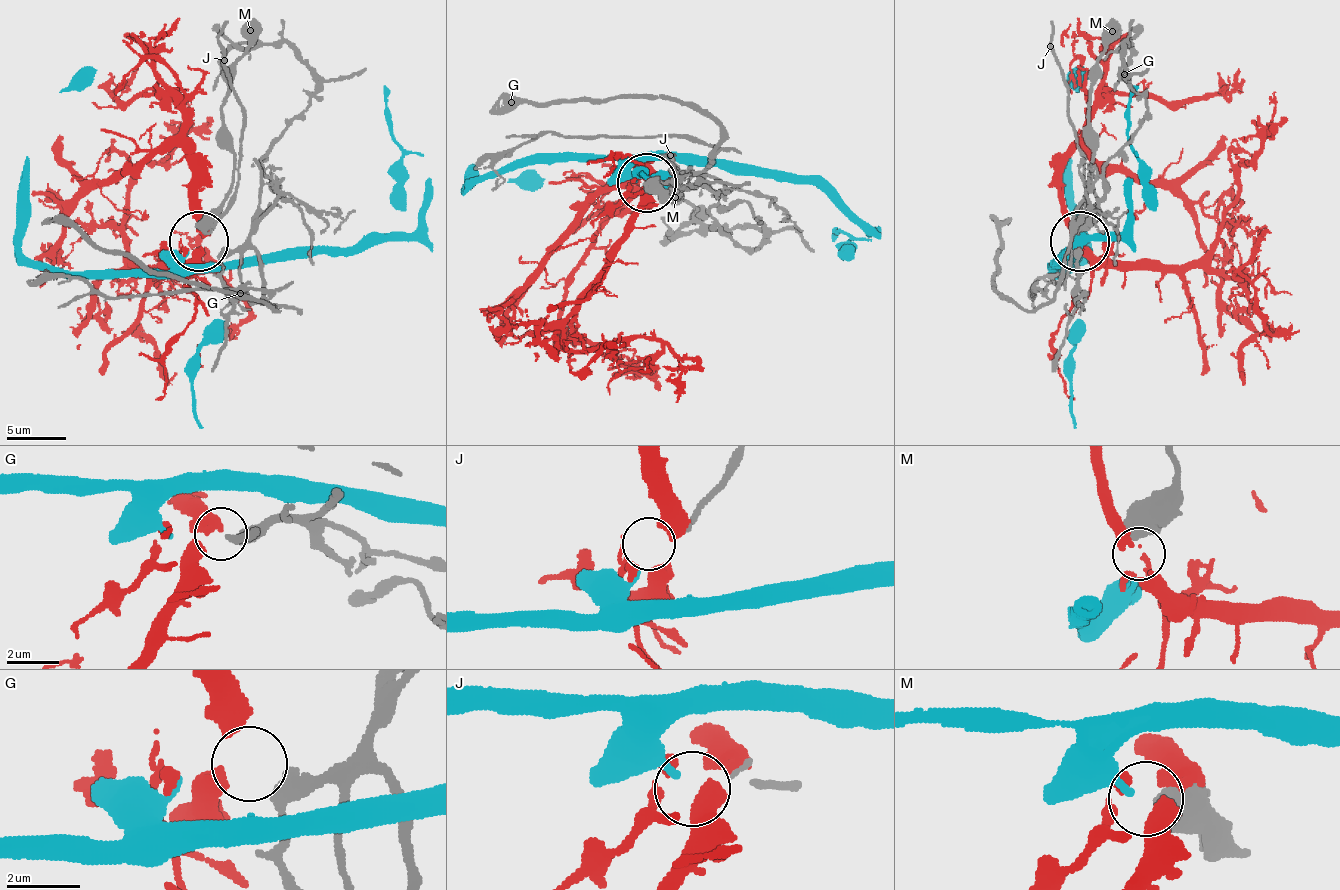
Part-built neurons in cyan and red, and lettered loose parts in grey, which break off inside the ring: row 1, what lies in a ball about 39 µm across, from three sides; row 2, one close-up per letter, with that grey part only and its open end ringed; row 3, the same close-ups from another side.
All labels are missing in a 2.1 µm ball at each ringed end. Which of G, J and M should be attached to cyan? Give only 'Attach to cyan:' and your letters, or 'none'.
Attach to cyan: M

